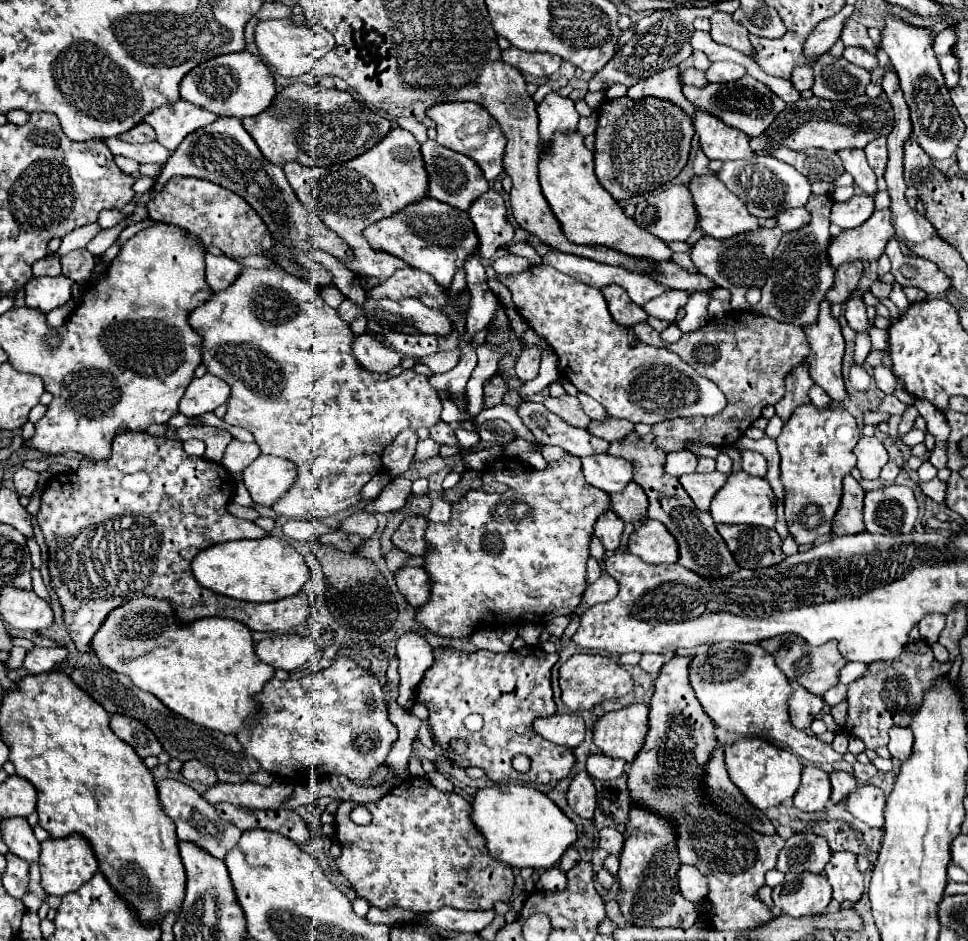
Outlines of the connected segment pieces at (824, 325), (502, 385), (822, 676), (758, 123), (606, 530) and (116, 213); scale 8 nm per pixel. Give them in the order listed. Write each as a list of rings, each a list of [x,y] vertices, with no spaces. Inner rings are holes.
[[[820,302],[818,322],[804,330],[812,342],[812,354],[808,356],[808,370],[812,380],[822,386],[832,400],[844,400],[846,388],[842,380],[842,356],[844,338],[838,320],[830,312],[830,302]]]
[[[494,376],[488,380],[488,384],[484,386],[484,400],[486,400],[486,408],[492,408],[496,404],[502,402],[502,396],[506,392],[506,382],[500,376]]]
[[[782,634],[782,636],[774,636],[774,638],[768,638],[768,640],[762,640],[760,644],[776,658],[776,666],[788,676],[788,680],[792,684],[800,684],[808,692],[818,694],[818,696],[822,696],[826,690],[830,690],[832,686],[838,684],[840,670],[848,662],[840,654],[836,640],[830,640],[830,642],[822,644],[822,646],[810,646],[804,638],[800,638],[796,634]]]
[[[748,74],[744,78],[740,78],[740,80],[736,80],[736,82],[710,84],[708,88],[684,86],[684,96],[696,108],[702,108],[704,112],[710,112],[710,114],[718,116],[722,122],[746,132],[748,136],[760,136],[766,130],[766,126],[776,118],[776,114],[780,110],[784,110],[784,106],[786,106],[784,100],[780,100],[768,86],[764,86],[762,82],[754,80]]]
[[[606,510],[604,514],[600,514],[594,524],[594,534],[602,540],[604,548],[612,552],[618,548],[622,532],[624,532],[624,522],[620,522],[614,510]]]
[[[102,210],[100,216],[98,216],[98,224],[100,224],[100,228],[112,228],[122,218],[124,218],[124,214],[120,210]]]

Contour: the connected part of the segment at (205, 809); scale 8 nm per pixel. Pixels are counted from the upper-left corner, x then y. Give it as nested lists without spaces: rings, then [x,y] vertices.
[[[164,778],[164,780],[156,782],[156,788],[158,788],[160,804],[162,804],[164,812],[174,820],[180,840],[190,840],[190,842],[200,844],[200,846],[204,846],[204,850],[208,850],[216,858],[224,858],[226,852],[232,846],[236,846],[242,830],[222,822],[214,810],[214,806],[210,802],[206,802],[192,786],[180,782],[180,780],[174,780],[174,778]]]

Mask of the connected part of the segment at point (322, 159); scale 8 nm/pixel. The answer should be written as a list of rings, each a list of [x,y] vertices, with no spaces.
[[[290,84],[278,90],[268,110],[264,110],[258,116],[242,118],[242,124],[246,132],[256,140],[264,158],[280,166],[292,160],[304,166],[330,166],[336,162],[346,162],[362,154],[362,150],[370,150],[374,142],[384,138],[384,134],[388,134],[388,128],[392,128],[384,116],[376,114],[366,104],[356,102],[348,92],[342,92],[336,88],[322,88],[316,84]]]

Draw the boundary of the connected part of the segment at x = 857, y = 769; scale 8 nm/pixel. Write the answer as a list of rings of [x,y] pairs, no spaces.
[[[856,762],[854,764],[854,778],[860,782],[860,784],[868,784],[868,780],[876,774],[876,768],[874,764],[862,764],[862,762]]]

